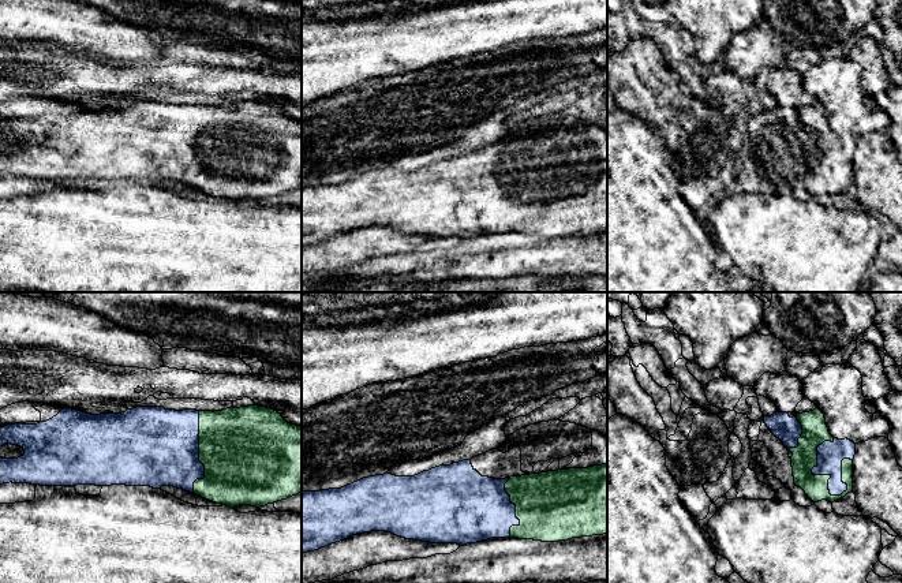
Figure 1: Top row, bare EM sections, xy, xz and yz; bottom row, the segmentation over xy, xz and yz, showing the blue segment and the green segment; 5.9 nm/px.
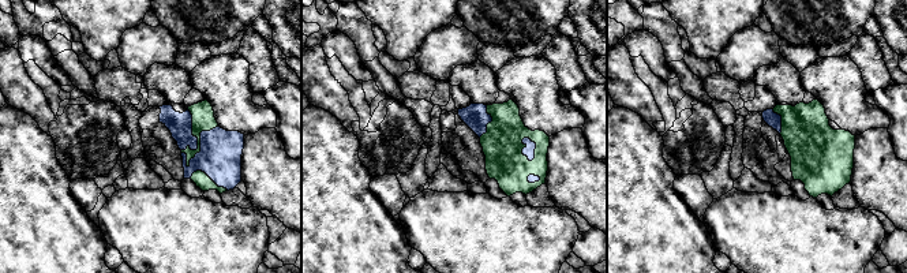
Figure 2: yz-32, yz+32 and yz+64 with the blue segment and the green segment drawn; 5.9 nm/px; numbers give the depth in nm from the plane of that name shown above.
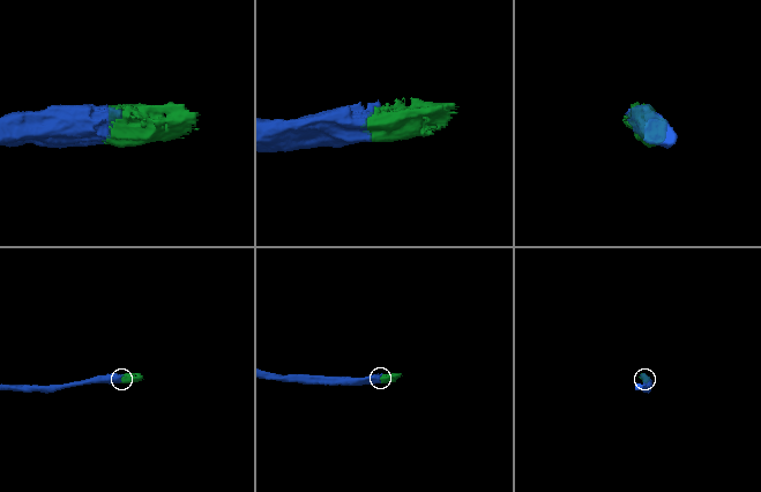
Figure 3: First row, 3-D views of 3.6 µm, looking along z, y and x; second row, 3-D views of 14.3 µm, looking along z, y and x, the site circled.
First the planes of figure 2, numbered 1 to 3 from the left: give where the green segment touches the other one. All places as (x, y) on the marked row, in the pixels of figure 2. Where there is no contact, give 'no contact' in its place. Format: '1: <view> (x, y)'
1: yz-32 (197, 138)
2: yz+32 (523, 149)
3: yz+64 (780, 120)

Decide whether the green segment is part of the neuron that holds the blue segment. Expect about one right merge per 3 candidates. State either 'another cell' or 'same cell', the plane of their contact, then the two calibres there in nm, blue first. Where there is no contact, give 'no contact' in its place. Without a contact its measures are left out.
same cell | yz | 160/160 nm

